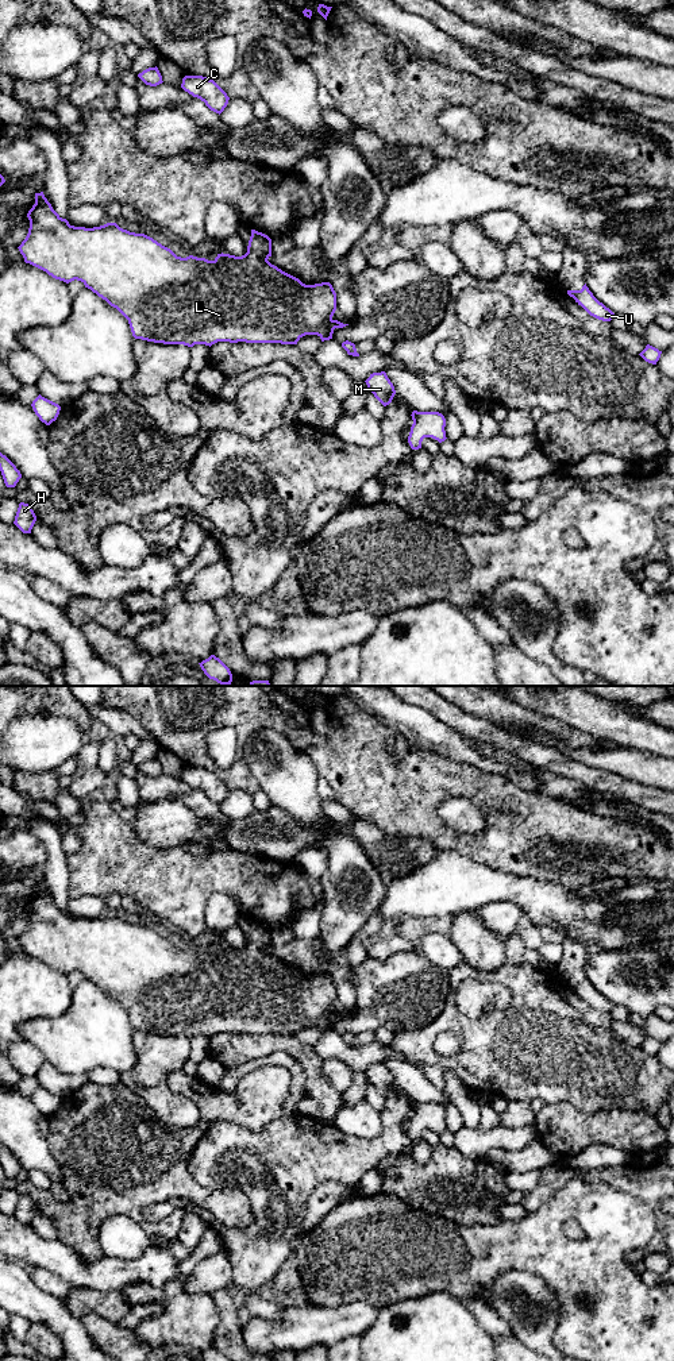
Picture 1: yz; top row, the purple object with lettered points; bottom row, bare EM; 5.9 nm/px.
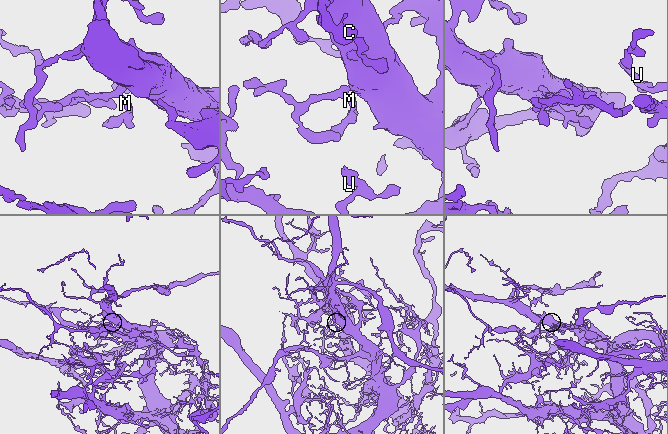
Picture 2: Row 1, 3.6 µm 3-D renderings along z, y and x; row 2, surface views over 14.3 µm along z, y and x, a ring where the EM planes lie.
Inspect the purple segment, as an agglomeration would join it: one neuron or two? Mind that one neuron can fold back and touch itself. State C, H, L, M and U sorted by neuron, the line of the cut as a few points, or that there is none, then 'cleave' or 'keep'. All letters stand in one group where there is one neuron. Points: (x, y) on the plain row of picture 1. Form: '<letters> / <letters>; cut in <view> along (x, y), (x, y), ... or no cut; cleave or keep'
C H L M U; no cut; keep

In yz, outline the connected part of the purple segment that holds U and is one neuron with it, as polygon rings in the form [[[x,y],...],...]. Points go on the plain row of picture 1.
[[[586,975],[581,982],[567,982],[567,986],[573,988],[590,1007],[602,1013],[612,1011],[615,1005],[593,987]]]

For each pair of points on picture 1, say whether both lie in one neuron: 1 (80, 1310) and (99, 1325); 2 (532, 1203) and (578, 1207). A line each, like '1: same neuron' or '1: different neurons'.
1: different neurons
2: different neurons

